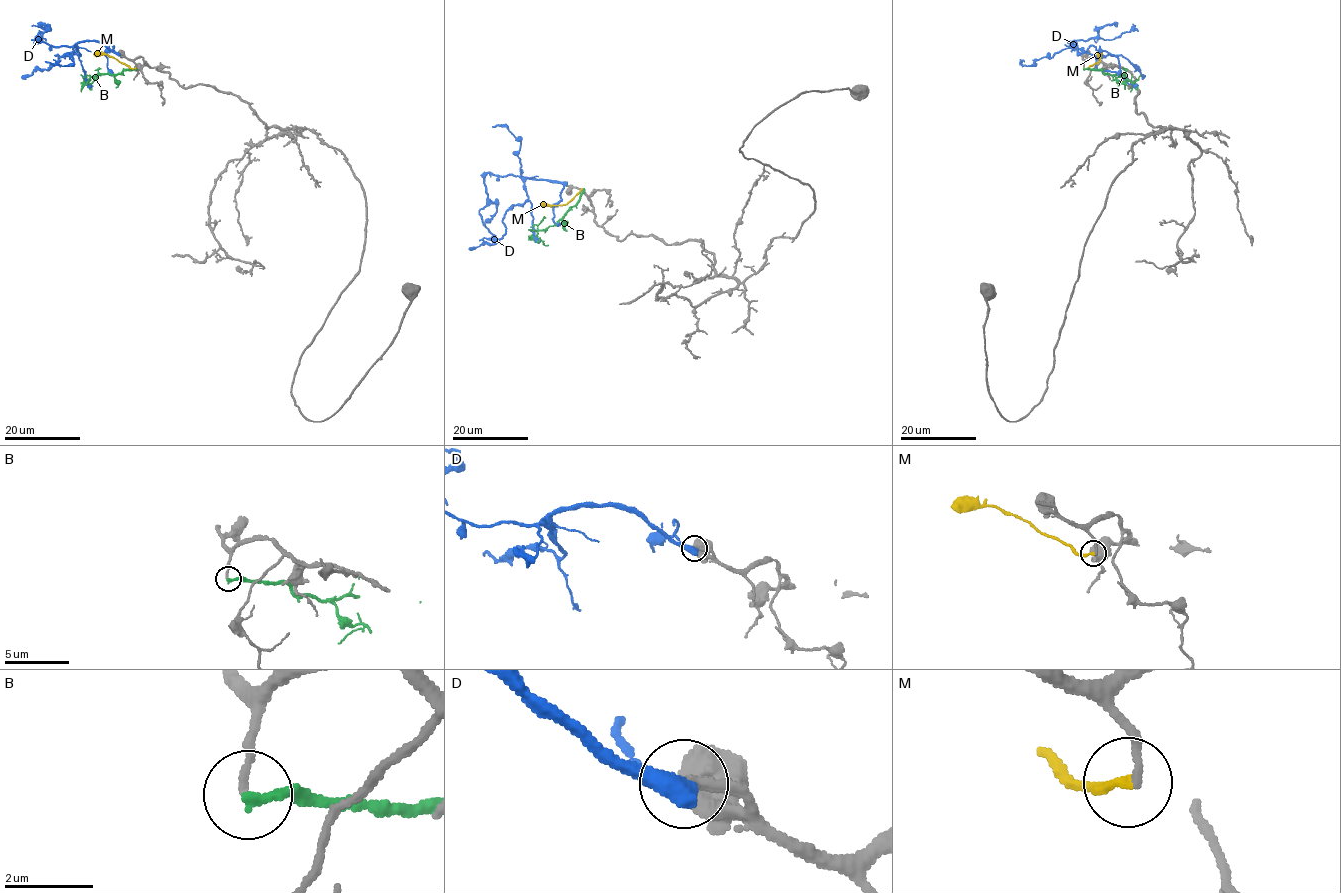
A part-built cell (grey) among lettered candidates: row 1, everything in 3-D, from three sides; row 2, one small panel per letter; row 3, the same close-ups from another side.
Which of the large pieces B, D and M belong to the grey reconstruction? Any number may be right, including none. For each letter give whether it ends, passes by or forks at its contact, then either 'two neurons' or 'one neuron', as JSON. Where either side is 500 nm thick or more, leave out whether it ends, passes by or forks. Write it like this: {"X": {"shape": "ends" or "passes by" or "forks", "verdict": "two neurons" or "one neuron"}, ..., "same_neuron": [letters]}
{"B": {"shape": "ends", "verdict": "two neurons"}, "D": {"shape": "passes by", "verdict": "two neurons"}, "M": {"shape": "ends", "verdict": "two neurons"}, "same_neuron": []}

